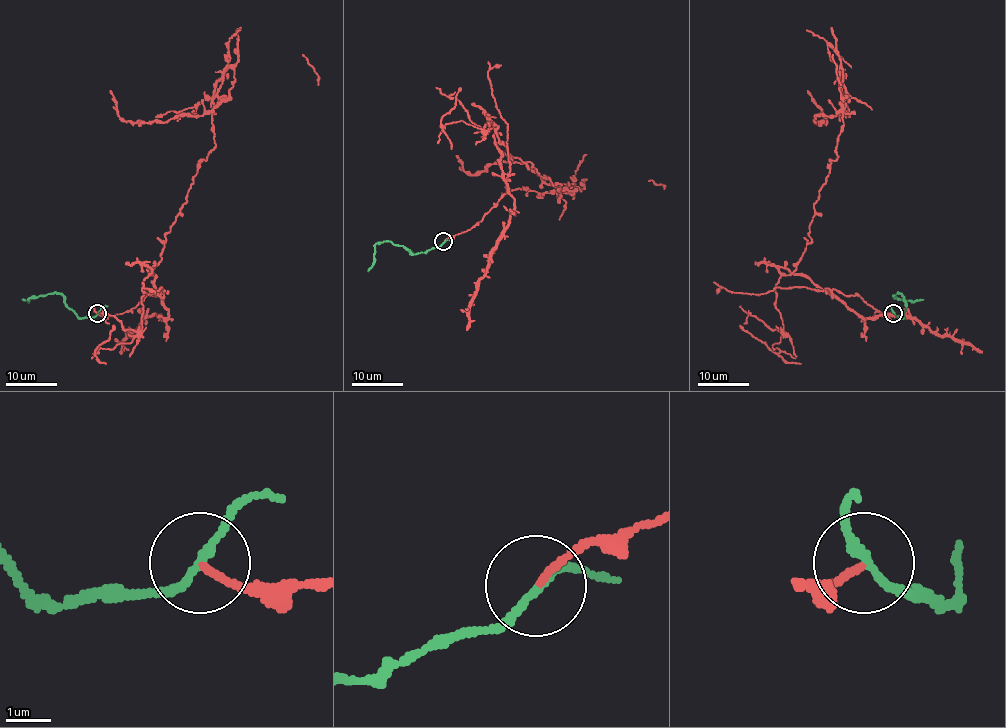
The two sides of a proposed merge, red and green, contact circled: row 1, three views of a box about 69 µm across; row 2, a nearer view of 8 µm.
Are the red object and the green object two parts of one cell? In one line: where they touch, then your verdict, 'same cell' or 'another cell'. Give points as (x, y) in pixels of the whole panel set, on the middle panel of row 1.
at (443, 241); another cell

